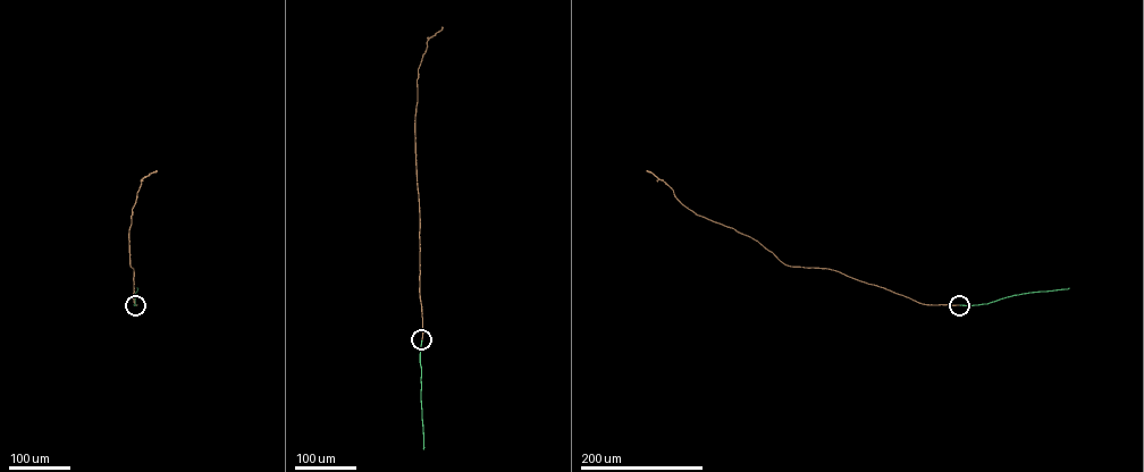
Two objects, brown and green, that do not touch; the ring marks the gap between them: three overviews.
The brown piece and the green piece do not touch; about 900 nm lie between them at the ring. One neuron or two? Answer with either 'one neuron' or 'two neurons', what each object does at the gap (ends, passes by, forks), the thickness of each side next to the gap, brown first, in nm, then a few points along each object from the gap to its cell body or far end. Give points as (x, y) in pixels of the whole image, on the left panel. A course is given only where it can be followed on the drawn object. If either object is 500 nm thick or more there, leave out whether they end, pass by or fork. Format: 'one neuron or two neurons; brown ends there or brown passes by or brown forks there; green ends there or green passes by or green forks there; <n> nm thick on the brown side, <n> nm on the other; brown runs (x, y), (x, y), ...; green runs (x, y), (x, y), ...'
one neuron; brown ends there; green ends there; 220 nm thick on the brown side, 340 nm on the other; brown runs (136, 305), (129, 253), (132, 209), (141, 180), (156, 170); green runs (135, 305), (137, 287)

